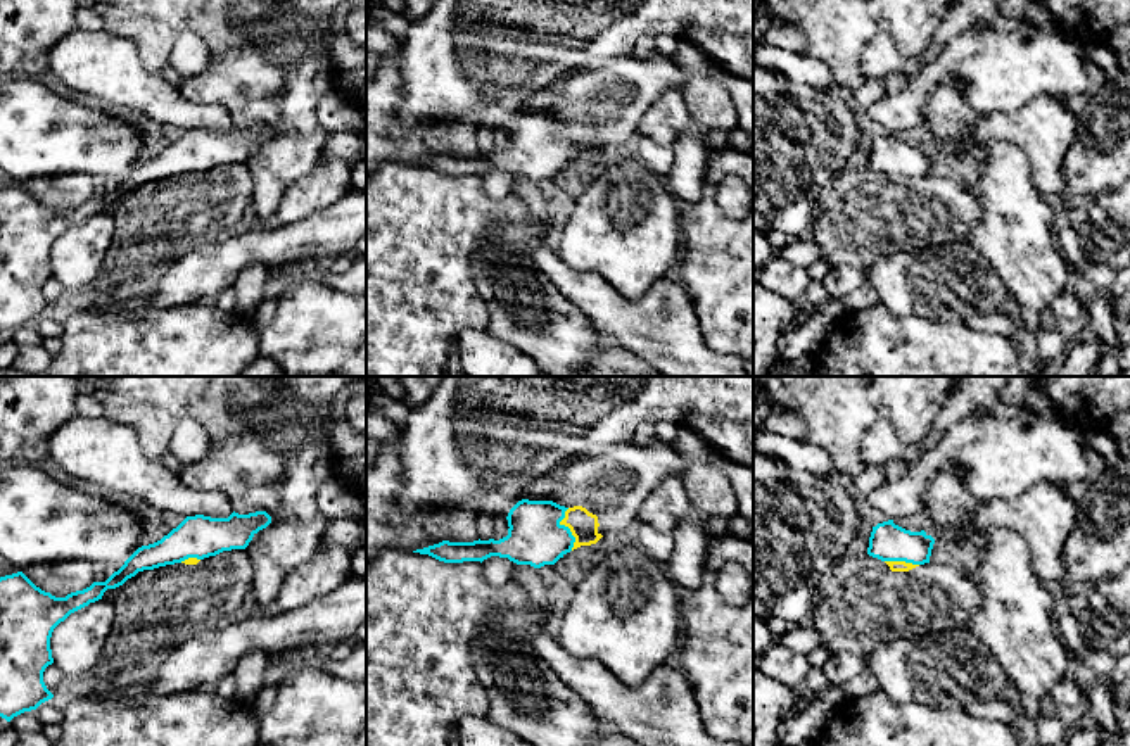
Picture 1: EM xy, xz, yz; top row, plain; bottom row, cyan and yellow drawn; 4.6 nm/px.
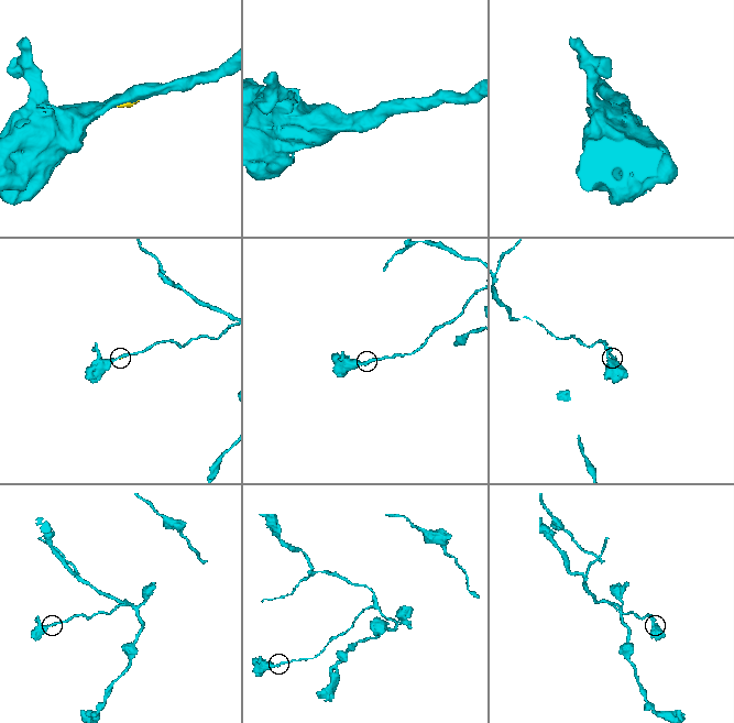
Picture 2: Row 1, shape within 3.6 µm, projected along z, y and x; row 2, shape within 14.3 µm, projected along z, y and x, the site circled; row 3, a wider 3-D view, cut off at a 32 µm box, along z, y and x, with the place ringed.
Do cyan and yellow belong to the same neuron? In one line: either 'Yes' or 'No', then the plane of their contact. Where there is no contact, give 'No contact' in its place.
No. Touches cyan in xz

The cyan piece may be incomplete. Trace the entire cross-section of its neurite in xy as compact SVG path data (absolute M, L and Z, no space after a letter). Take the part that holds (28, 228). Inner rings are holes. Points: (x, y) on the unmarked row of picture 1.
M233 124L228 131L187 130L161 154L138 161L105 195L93 195L90 200L66 211L55 211L41 204L22 185L0 190L0 330L10 335L14 330L36 323L54 311L43 295L45 281L54 276L50 250L54 242L71 226L102 212L107 202L123 199L138 185L181 176L188 171L204 173L223 164L245 162L252 150L270 136L271 130L266 124L249 128Z

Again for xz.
M518 114L508 126L508 149L494 154L449 155L416 162L444 176L484 174L491 169L508 171L517 178L541 181L555 178L572 164L575 150L560 135L568 121L553 114Z

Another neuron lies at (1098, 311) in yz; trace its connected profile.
M1101 297L1083 299L1083 318L1087 319L1087 333L1102 340L1109 351L1120 352L1120 340L1113 328L1113 304Z

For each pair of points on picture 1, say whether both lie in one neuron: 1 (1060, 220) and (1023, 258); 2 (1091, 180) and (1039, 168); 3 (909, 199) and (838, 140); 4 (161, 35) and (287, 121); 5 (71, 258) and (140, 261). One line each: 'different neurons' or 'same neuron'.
1: different neurons
2: different neurons
3: different neurons
4: same neuron
5: different neurons

